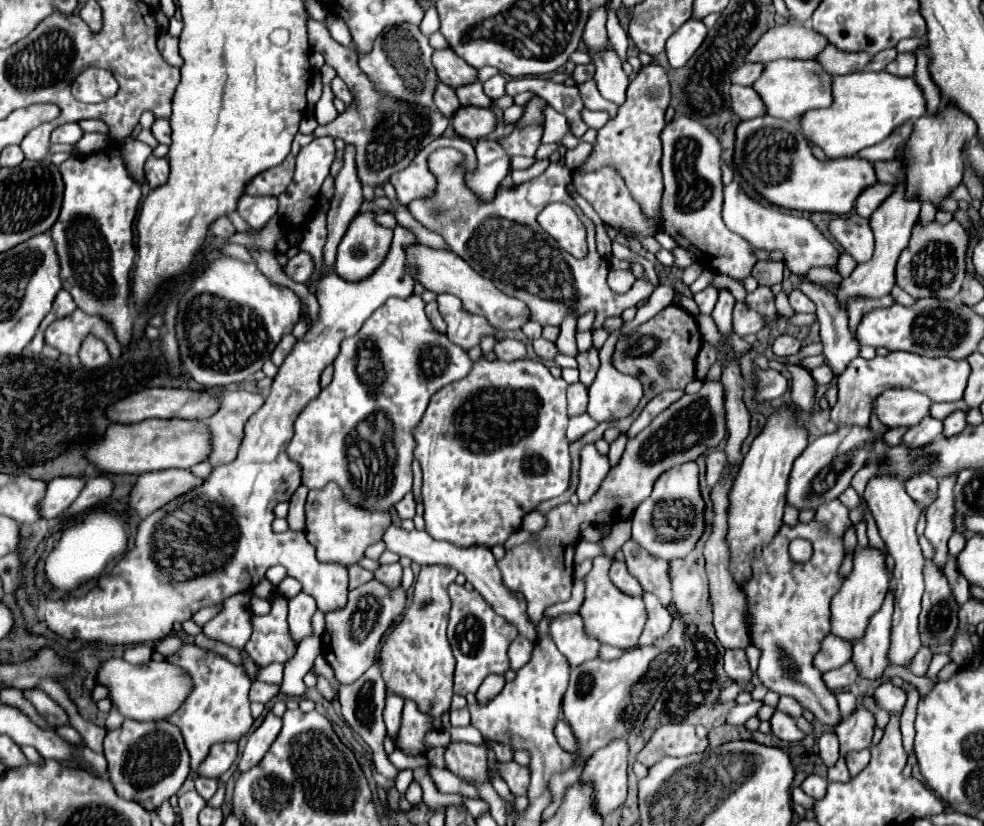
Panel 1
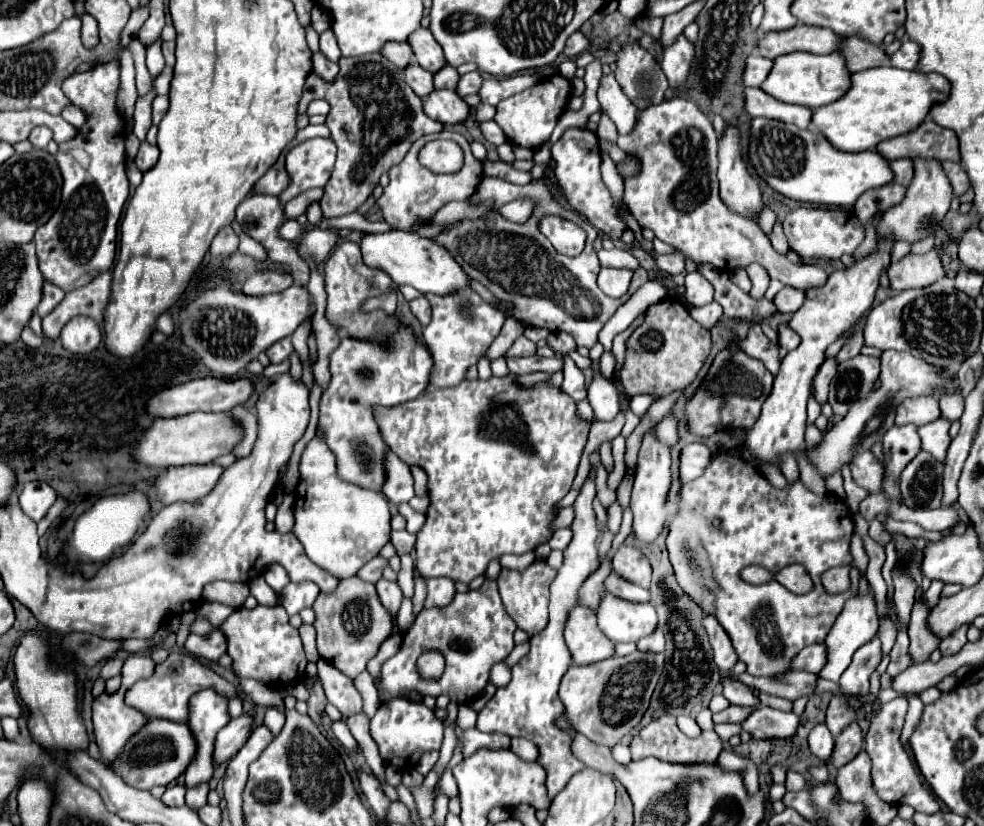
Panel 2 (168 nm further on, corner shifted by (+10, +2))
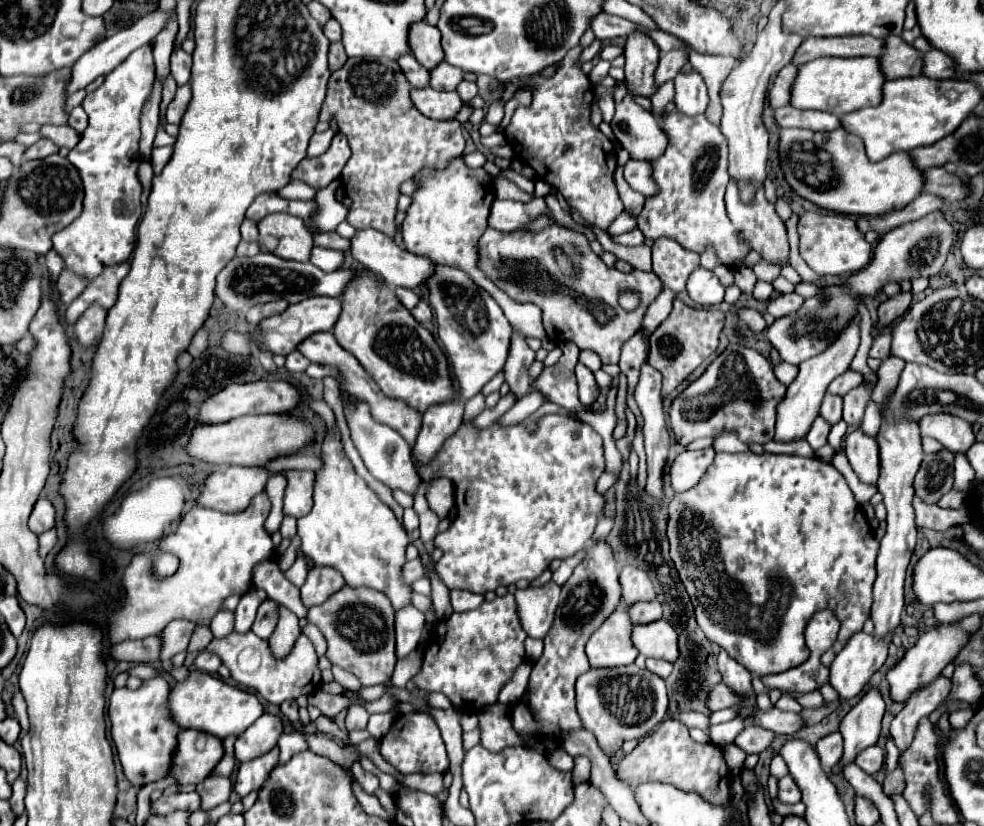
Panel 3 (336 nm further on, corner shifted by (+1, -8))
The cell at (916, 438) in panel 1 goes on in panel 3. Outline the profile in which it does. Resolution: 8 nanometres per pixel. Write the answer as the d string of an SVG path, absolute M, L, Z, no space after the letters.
M898 418L898 422L882 420L880 432L876 436L880 446L880 478L876 482L878 492L884 496L884 504L888 510L888 528L886 536L880 542L880 552L876 560L878 578L874 582L874 604L872 604L872 622L874 622L874 636L878 640L886 640L890 634L896 632L900 626L900 616L904 610L904 578L914 554L916 546L916 524L914 524L914 476L920 468L924 458L922 442L920 442L920 426L912 418Z

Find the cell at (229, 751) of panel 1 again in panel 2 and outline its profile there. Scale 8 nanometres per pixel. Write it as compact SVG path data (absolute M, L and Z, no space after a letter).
M243 714L235 720L231 720L231 724L227 724L225 728L221 728L217 732L217 740L215 740L215 750L213 750L213 762L215 764L223 764L229 758L233 758L241 746L245 744L245 740L249 738L251 732L251 716Z

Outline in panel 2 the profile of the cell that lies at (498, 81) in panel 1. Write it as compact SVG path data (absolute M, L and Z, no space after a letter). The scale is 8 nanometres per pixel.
M469 72L469 74L461 76L459 86L457 86L457 94L459 94L461 98L465 98L465 96L469 96L469 94L477 94L479 88L481 88L481 82L483 82L483 78L481 78L479 72Z

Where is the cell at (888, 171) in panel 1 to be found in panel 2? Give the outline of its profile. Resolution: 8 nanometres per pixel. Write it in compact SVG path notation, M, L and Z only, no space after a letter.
M909 158L893 160L893 162L889 162L889 168L893 170L893 182L895 184L903 184L903 186L909 184L909 180L913 176L913 164Z

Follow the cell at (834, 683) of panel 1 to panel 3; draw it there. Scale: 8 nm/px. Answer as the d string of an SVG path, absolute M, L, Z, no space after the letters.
M718 684L714 686L714 690L710 690L710 698L708 698L708 710L710 712L716 712L716 710L722 710L722 708L732 708L732 706L738 706L742 698L738 698L726 684Z

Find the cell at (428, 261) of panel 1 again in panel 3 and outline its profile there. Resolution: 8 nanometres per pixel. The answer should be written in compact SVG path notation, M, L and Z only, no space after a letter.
M374 228L358 230L350 240L350 254L354 260L358 260L366 270L380 276L388 286L402 286L402 288L416 288L424 284L434 274L434 262L430 262L426 256L416 256L408 250L402 250L396 246L392 238L382 234Z

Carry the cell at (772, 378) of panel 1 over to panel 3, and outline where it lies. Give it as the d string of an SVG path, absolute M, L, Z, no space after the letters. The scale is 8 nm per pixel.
M730 342L726 350L710 362L704 374L672 400L670 430L682 446L704 436L714 438L724 430L738 432L740 440L746 444L766 444L774 438L776 406L784 396L786 386L774 376L772 362L748 346Z

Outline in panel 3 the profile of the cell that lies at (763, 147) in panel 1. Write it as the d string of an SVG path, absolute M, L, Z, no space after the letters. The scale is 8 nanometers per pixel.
M842 126L832 132L782 128L780 166L788 184L802 198L842 214L878 216L886 210L902 210L924 192L924 172L914 166L910 152L894 152L880 162L870 162L862 140Z

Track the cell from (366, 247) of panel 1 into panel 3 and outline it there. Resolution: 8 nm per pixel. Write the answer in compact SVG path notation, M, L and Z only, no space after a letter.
M358 272L358 278L346 286L342 294L342 314L334 326L334 336L338 344L354 354L368 370L388 398L404 400L418 412L456 398L448 358L442 354L442 348L422 324L416 324L414 316L398 302L396 294L372 272Z

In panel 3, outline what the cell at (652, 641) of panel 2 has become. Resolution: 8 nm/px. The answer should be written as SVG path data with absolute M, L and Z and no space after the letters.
M646 660L646 668L650 670L650 672L654 672L654 674L658 674L660 678L668 678L670 676L670 672L672 672L672 664L670 662L664 662L664 660Z

